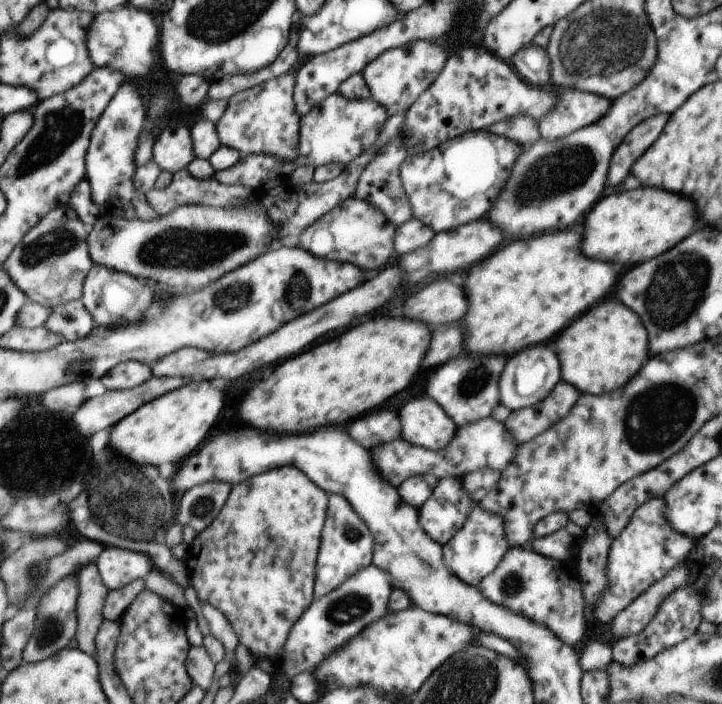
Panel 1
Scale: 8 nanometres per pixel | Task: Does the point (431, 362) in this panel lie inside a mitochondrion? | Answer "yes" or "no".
no

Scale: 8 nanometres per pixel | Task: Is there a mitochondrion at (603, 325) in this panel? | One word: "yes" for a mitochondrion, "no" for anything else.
no

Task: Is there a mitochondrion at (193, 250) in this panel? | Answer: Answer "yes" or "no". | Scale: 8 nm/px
yes

